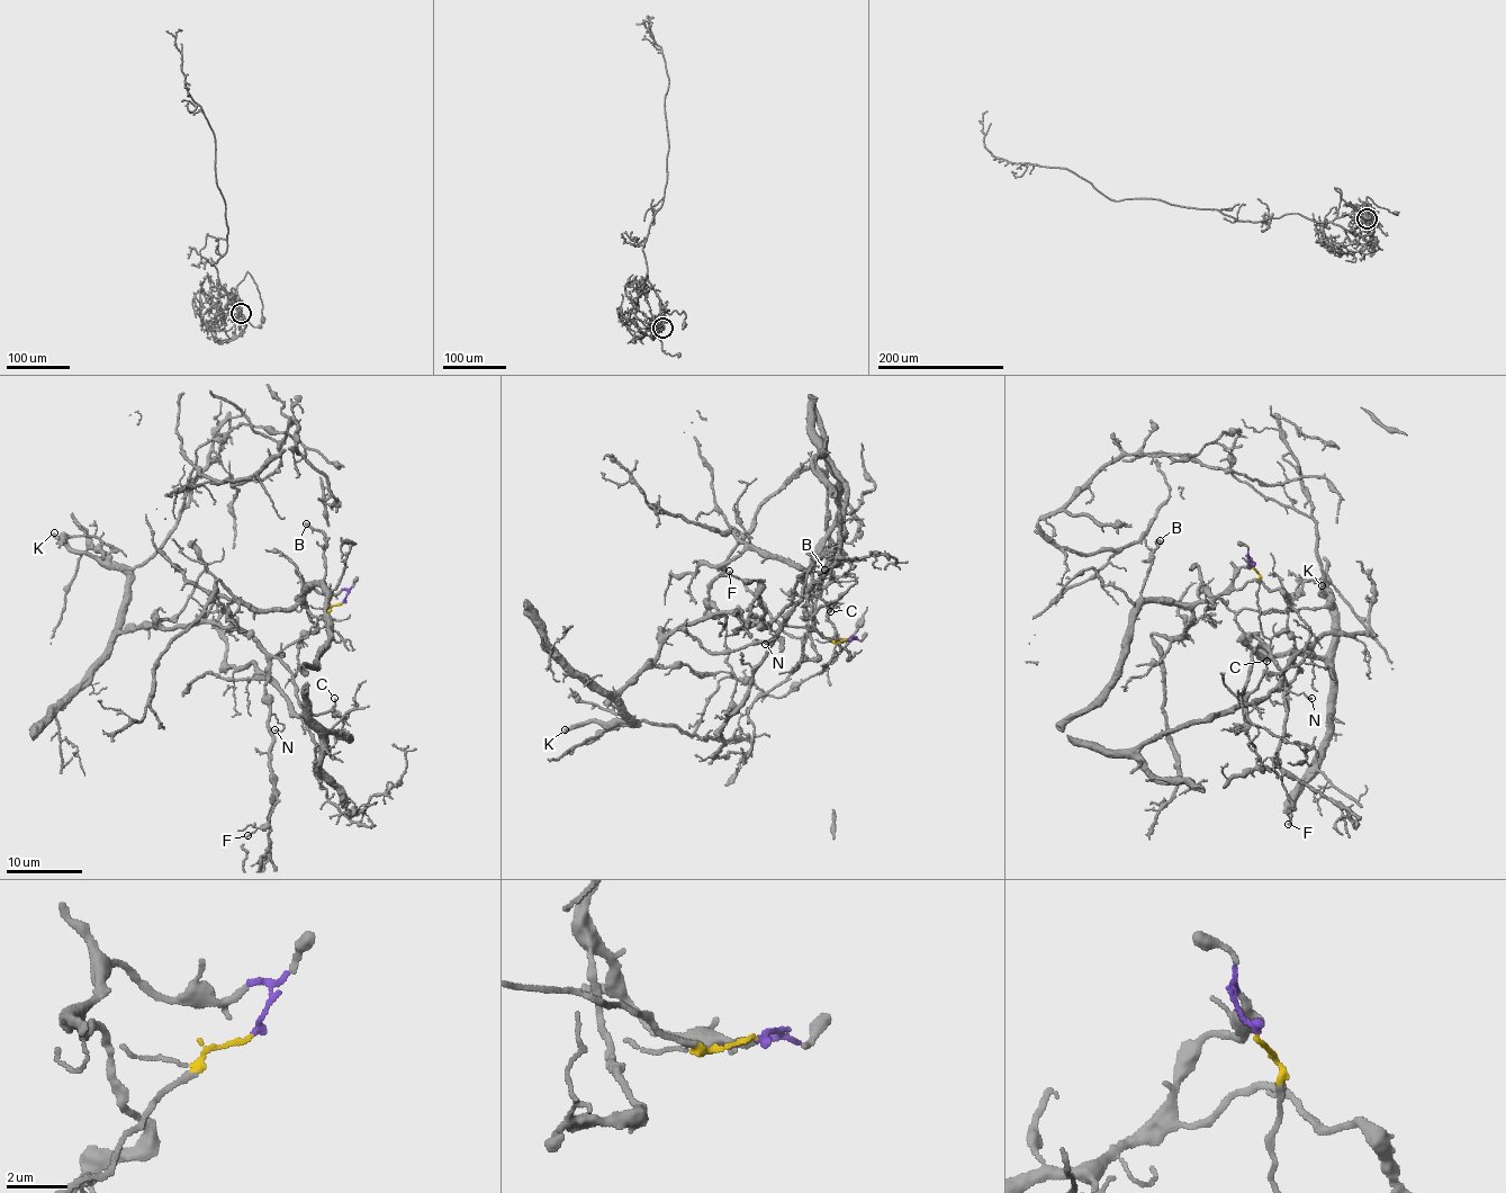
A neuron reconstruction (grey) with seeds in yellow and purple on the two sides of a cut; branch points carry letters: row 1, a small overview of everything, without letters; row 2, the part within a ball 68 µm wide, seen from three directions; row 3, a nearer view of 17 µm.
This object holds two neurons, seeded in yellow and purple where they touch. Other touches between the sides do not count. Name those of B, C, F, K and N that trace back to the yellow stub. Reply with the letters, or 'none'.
C, F, K, N

